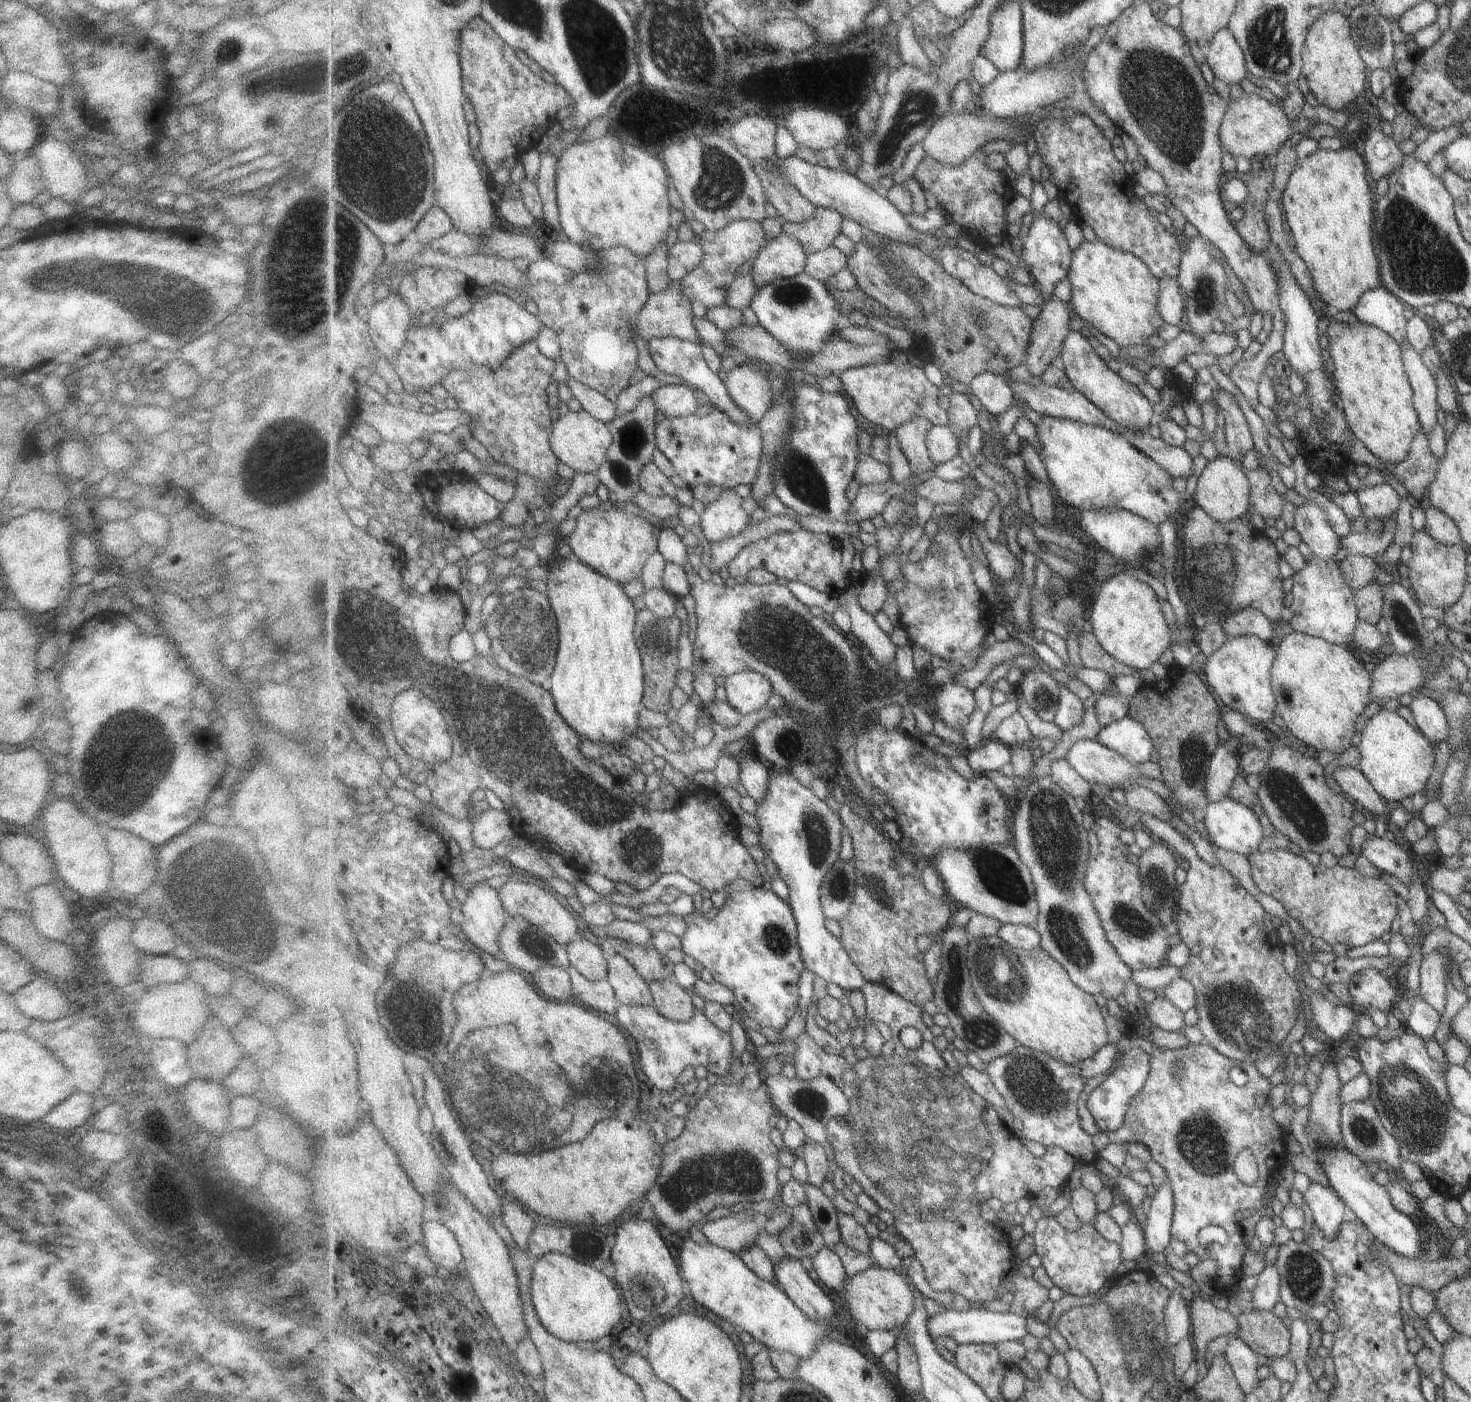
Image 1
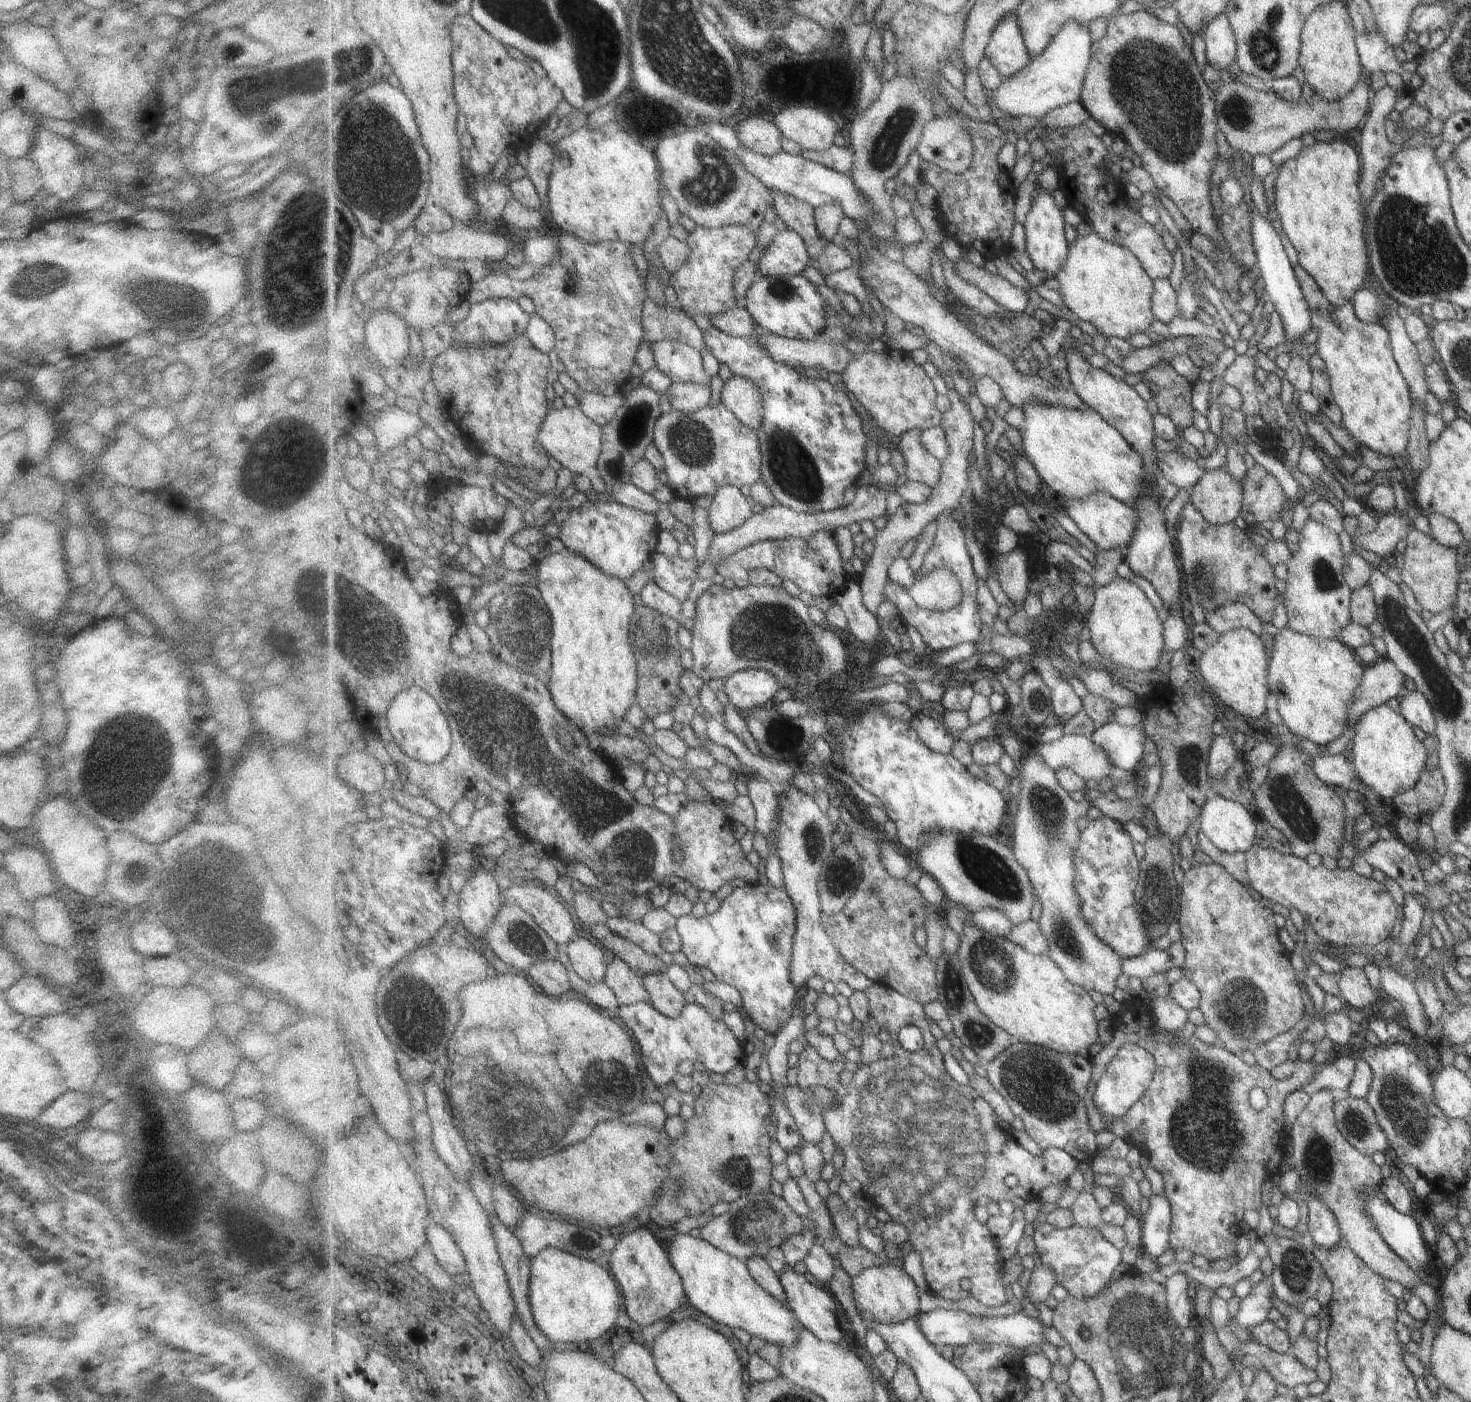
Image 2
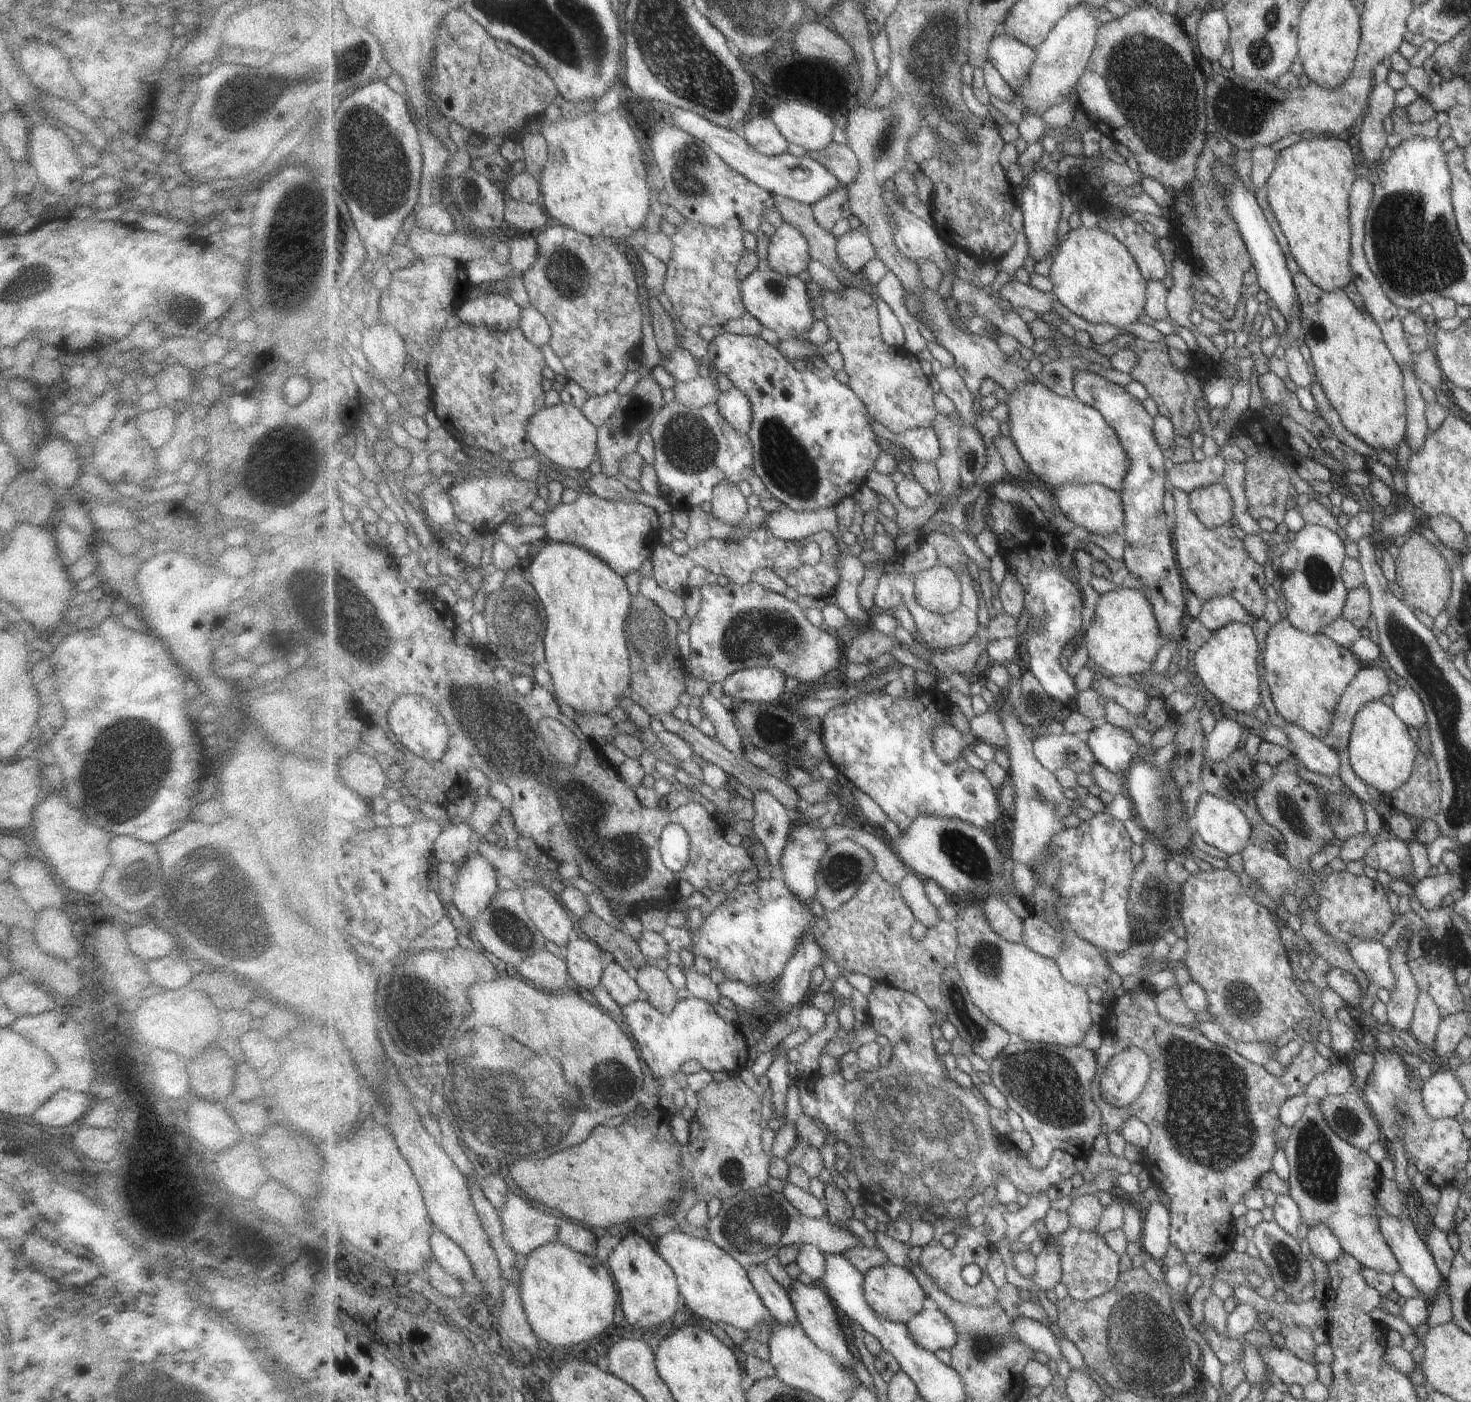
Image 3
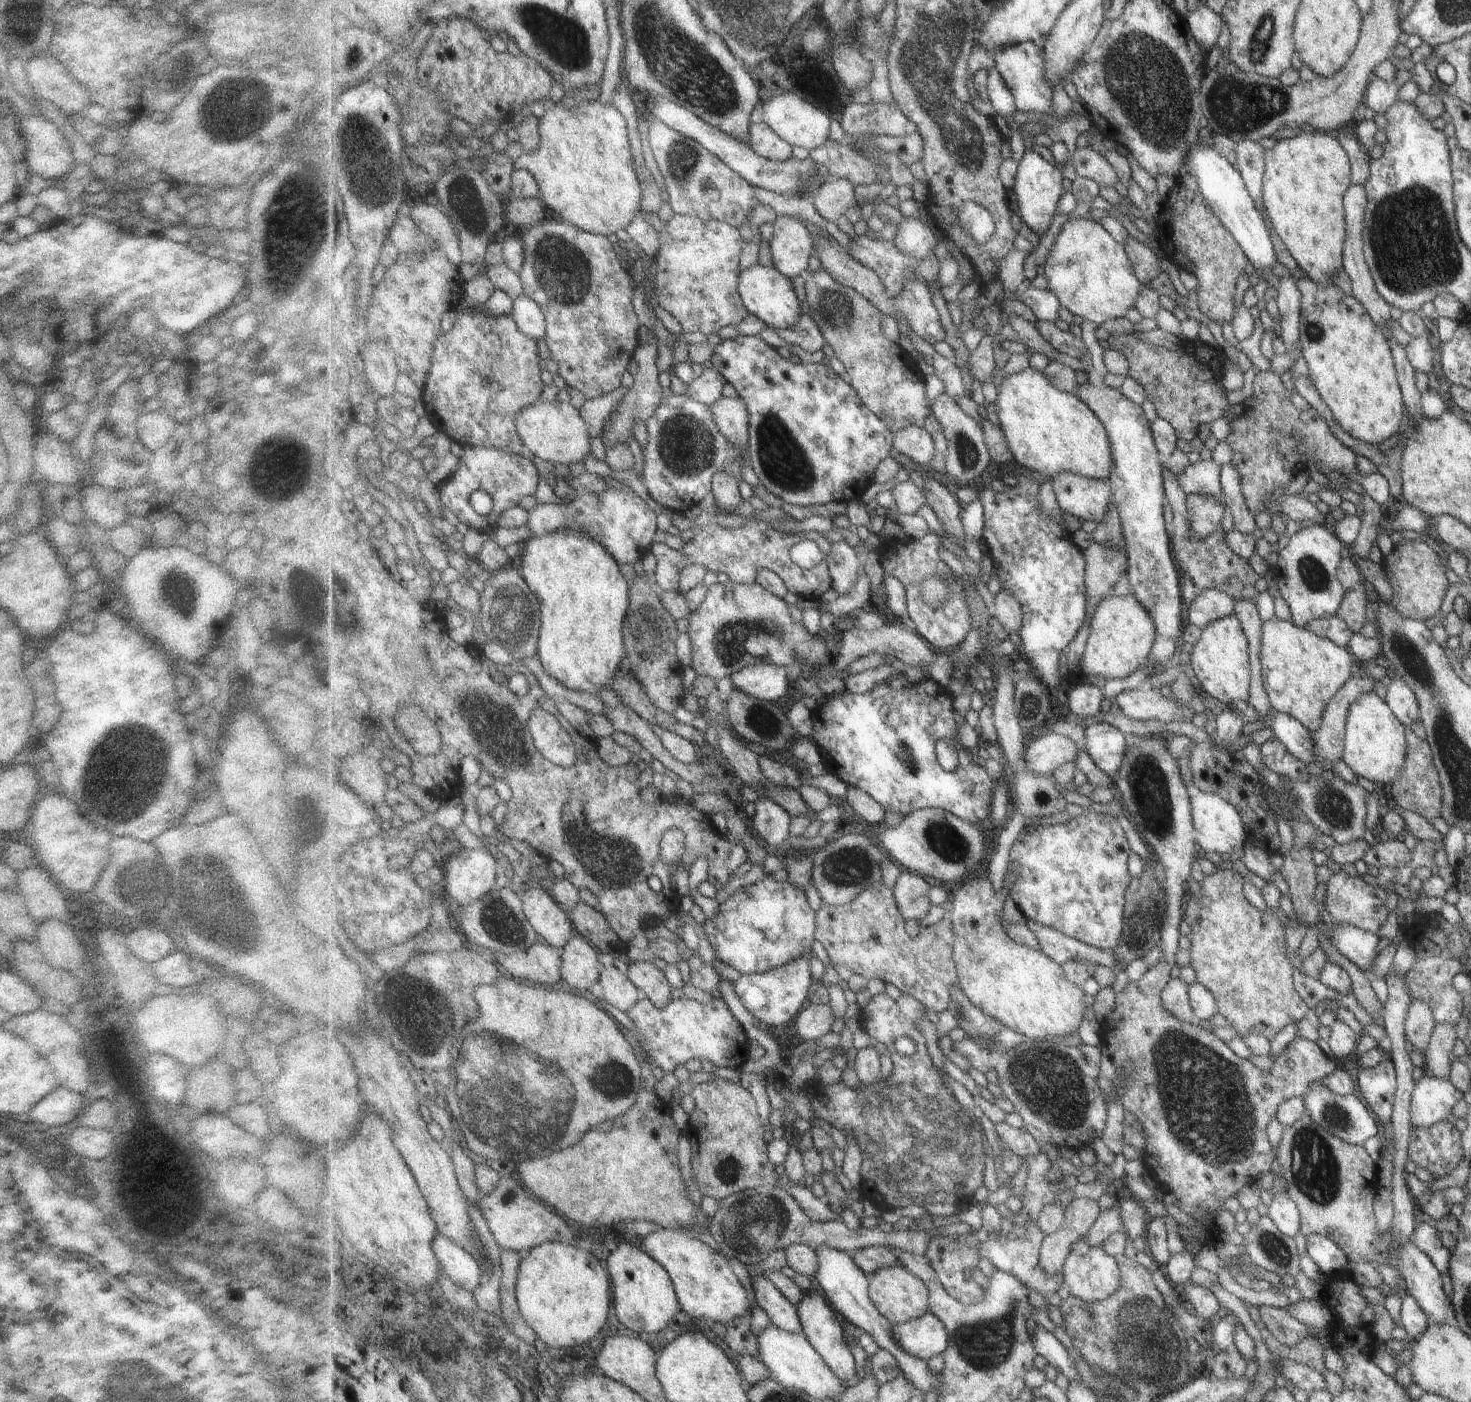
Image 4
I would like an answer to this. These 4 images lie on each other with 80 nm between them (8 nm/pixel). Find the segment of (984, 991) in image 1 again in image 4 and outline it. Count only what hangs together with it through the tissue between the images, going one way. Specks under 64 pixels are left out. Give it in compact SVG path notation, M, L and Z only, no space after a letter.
M983 874L949 889L952 907L948 916L949 921L955 925L955 964L958 967L960 986L969 1000L985 1014L1029 1039L1045 1041L1060 1036L1077 1036L1090 1000L1088 994L1082 987L1072 983L1066 977L1062 965L1051 960L1040 948L1025 946L1009 936L1002 923L1005 893L995 892L987 877L987 874Z

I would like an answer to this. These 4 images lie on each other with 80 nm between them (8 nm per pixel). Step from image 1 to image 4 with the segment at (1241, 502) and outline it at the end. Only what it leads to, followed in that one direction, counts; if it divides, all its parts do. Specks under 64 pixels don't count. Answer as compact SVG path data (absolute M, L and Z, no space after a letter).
M1202 494L1188 495L1190 525L1194 537L1205 538L1221 527L1226 503Z

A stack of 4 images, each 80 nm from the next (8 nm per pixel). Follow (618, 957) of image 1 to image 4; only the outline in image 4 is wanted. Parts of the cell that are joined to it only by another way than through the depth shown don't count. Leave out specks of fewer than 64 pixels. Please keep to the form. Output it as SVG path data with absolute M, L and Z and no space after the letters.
M615 965L603 968L599 983L602 987L601 1000L605 999L625 1012L646 998L646 994Z

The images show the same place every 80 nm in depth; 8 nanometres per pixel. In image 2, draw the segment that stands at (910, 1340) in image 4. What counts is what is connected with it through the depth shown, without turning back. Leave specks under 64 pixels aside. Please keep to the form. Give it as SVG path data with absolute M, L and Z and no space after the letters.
M935 1309L928 1313L919 1314L919 1324L925 1336L938 1348L945 1344L952 1345L955 1348L982 1341L983 1343L999 1343L1000 1345L1011 1345L1019 1349L1027 1348L1027 1346L1045 1343L1044 1328L1045 1326L1039 1322L1029 1318L1027 1314L1013 1313L1000 1317L989 1317L985 1315L975 1316L964 1310L945 1310Z

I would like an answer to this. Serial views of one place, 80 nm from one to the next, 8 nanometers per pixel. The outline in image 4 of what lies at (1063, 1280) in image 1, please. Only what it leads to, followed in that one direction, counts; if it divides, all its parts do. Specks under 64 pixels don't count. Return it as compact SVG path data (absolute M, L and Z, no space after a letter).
M1083 1237L1073 1243L1071 1252L1062 1268L1065 1282L1071 1296L1082 1298L1089 1303L1099 1302L1116 1293L1120 1287L1120 1264L1101 1245L1090 1245Z

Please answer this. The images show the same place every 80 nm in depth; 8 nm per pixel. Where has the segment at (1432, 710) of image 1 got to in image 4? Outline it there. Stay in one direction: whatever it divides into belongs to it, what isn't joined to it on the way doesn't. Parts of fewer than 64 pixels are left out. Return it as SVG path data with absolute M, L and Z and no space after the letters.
M1399 676L1388 681L1391 684L1385 688L1385 704L1404 727L1409 727L1412 722L1417 722L1419 716L1414 692Z

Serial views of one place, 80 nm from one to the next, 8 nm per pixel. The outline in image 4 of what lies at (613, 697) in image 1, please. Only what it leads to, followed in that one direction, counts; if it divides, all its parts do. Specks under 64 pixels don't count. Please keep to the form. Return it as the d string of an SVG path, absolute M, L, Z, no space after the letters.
M582 527L532 535L522 544L524 550L521 558L517 558L516 565L539 598L540 609L543 610L537 657L545 673L571 690L583 690L595 695L601 692L601 688L611 689L619 670L627 666L624 622L630 610L630 588L627 578L619 570L620 564L603 543Z

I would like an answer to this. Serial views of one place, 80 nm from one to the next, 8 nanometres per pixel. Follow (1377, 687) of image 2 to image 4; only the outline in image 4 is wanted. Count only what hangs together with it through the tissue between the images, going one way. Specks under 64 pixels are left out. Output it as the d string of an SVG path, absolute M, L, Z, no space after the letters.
M1351 675L1324 706L1319 728L1309 731L1316 757L1335 764L1342 755L1342 738L1349 705L1362 694L1371 692L1374 680L1365 675Z

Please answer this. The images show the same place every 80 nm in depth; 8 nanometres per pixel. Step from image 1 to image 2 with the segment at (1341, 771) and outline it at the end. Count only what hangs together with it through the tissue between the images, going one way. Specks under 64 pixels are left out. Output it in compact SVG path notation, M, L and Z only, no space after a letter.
M1326 751L1310 759L1311 770L1319 780L1362 794L1365 786L1357 778L1352 764L1346 762L1342 753L1331 755Z

